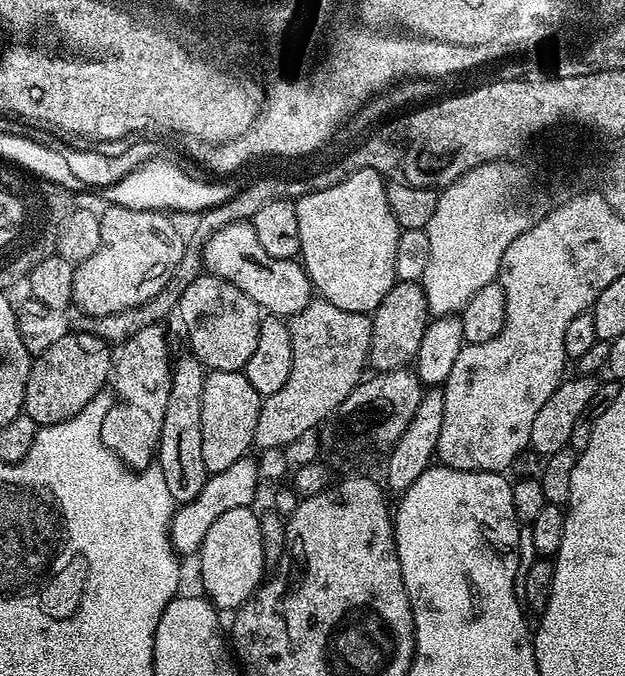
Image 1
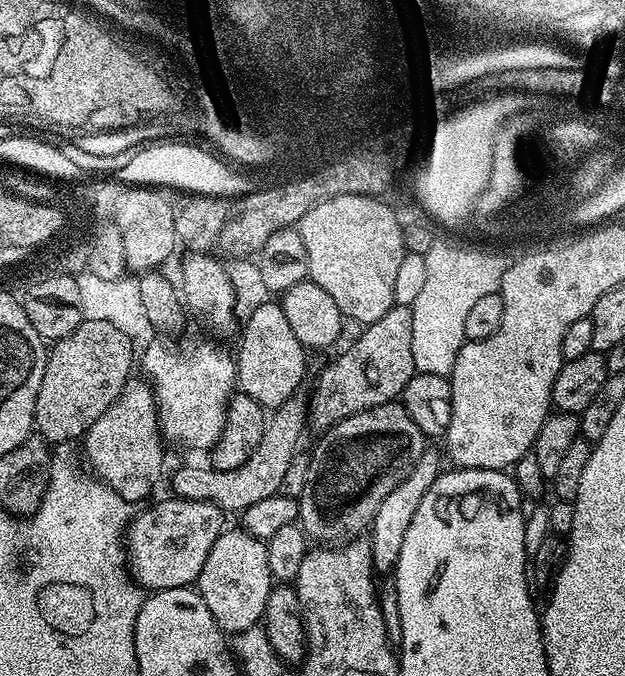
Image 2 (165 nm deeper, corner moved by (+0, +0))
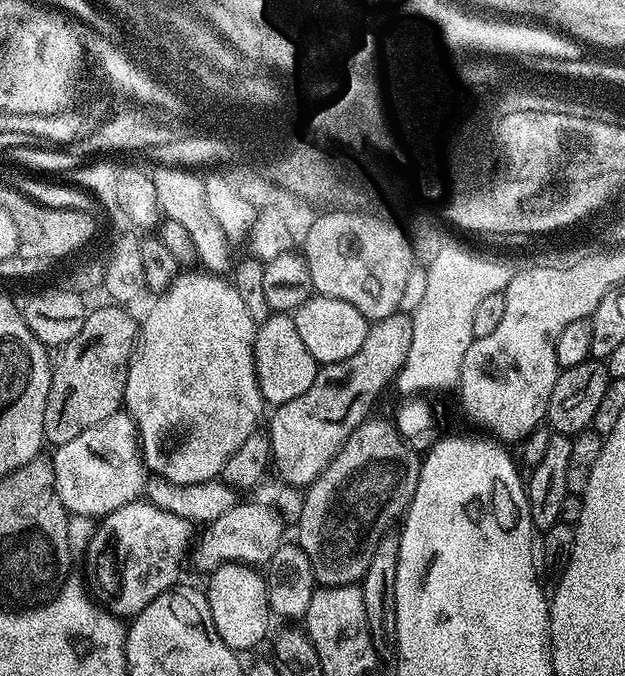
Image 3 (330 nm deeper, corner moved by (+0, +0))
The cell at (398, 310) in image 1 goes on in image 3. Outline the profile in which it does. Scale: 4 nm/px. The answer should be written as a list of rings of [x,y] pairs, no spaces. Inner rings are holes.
[[[398,311],[390,314],[386,318],[369,323],[366,342],[362,342],[362,350],[342,362],[325,364],[317,371],[314,378],[314,386],[306,390],[298,398],[285,404],[275,405],[272,421],[266,424],[266,435],[272,444],[272,464],[274,472],[281,480],[291,484],[293,488],[303,489],[305,486],[313,484],[330,466],[330,462],[342,450],[346,438],[354,434],[358,425],[369,419],[372,403],[380,394],[384,384],[391,379],[391,376],[404,365],[406,354],[410,354],[410,338],[414,338],[414,326],[409,313]]]

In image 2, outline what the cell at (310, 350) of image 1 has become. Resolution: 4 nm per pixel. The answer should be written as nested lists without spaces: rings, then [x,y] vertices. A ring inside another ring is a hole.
[[[300,398],[286,401],[267,417],[262,434],[262,442],[254,446],[254,454],[238,466],[233,472],[218,472],[211,466],[205,468],[180,468],[172,476],[172,488],[182,500],[197,500],[217,504],[226,514],[243,513],[244,509],[254,506],[254,502],[262,502],[262,498],[270,498],[280,492],[282,478],[286,478],[286,470],[290,470],[290,462],[298,454],[296,439],[306,428],[306,404]]]

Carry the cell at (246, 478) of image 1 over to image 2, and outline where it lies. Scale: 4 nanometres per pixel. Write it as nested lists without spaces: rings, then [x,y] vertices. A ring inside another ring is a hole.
[[[171,499],[162,501],[157,508],[146,509],[141,516],[133,515],[126,529],[126,560],[130,565],[131,575],[148,590],[187,588],[195,585],[202,574],[202,566],[211,547],[226,528],[226,513],[217,504]]]

